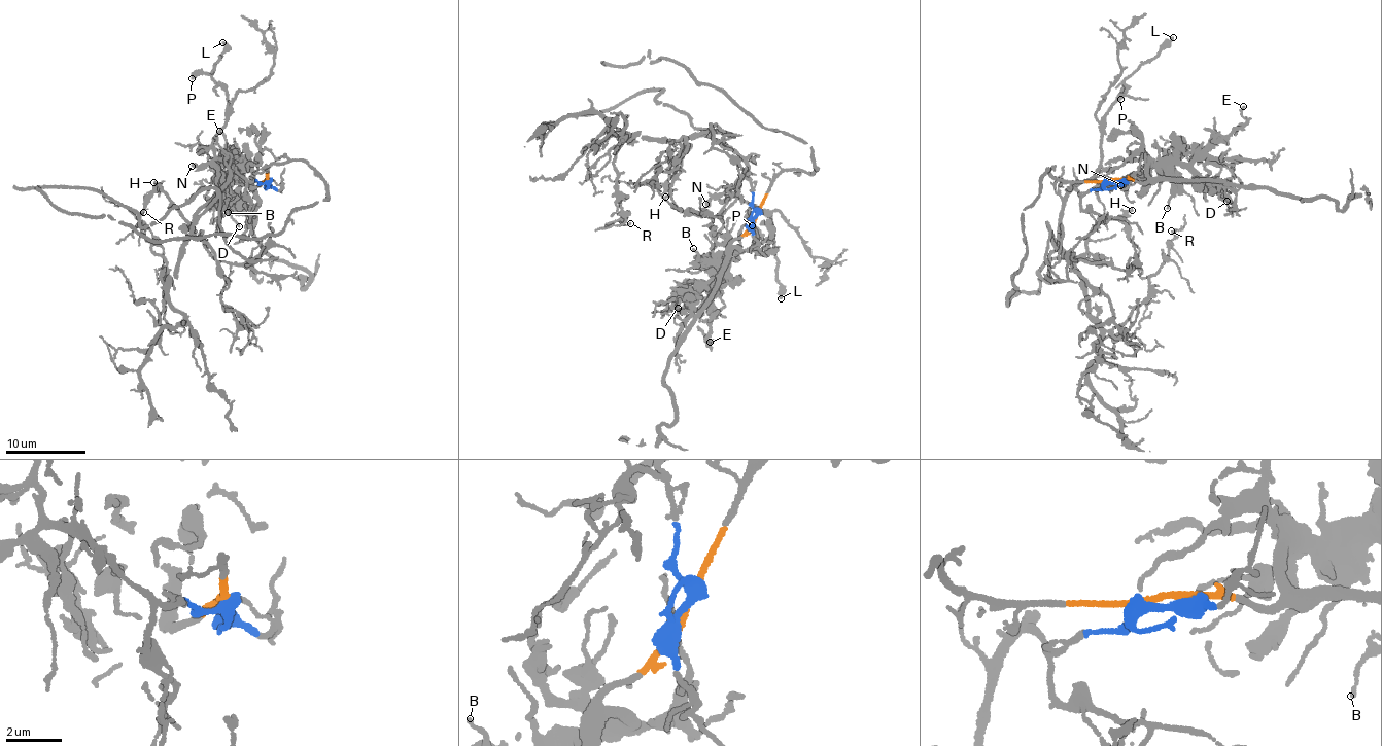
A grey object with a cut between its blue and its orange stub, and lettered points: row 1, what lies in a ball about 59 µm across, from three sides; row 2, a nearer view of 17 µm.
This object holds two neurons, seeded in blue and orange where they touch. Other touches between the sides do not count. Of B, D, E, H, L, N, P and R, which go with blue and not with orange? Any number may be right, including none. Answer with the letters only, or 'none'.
H, L, N, P, R

